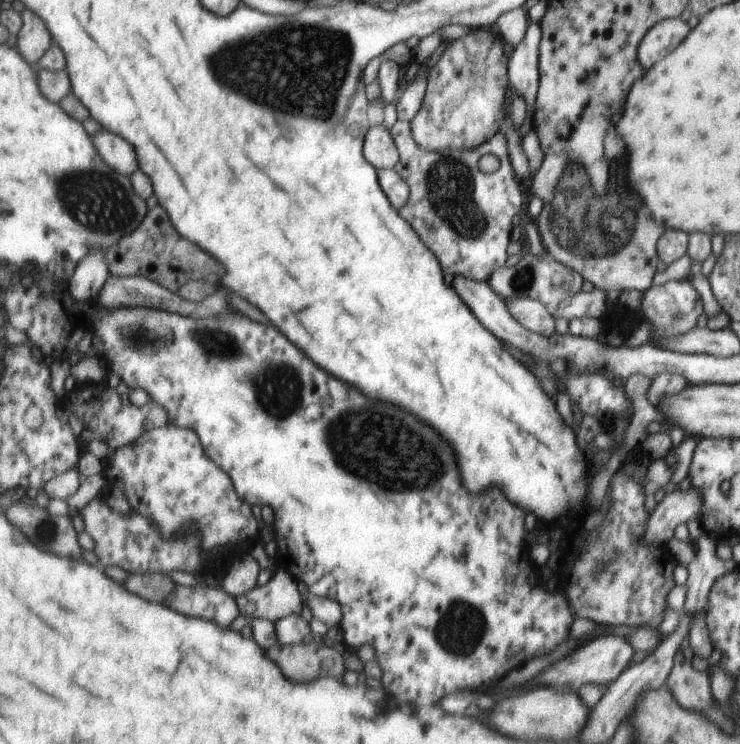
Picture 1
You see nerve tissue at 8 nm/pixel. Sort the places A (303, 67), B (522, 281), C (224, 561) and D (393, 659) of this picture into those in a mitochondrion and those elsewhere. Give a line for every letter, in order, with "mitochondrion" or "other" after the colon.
A: mitochondrion
B: mitochondrion
C: other
D: other

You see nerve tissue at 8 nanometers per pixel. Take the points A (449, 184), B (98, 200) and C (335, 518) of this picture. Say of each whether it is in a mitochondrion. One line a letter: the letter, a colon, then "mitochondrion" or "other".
A: mitochondrion
B: mitochondrion
C: other

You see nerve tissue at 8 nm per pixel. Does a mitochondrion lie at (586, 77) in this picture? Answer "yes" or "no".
no

